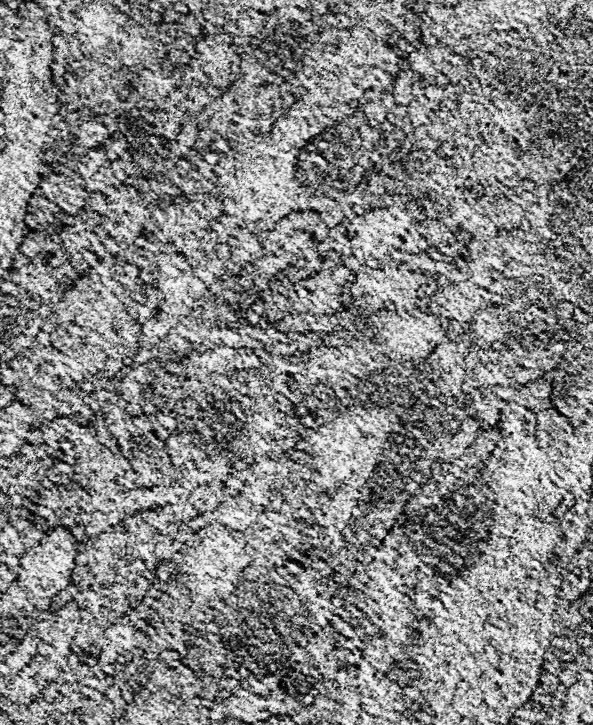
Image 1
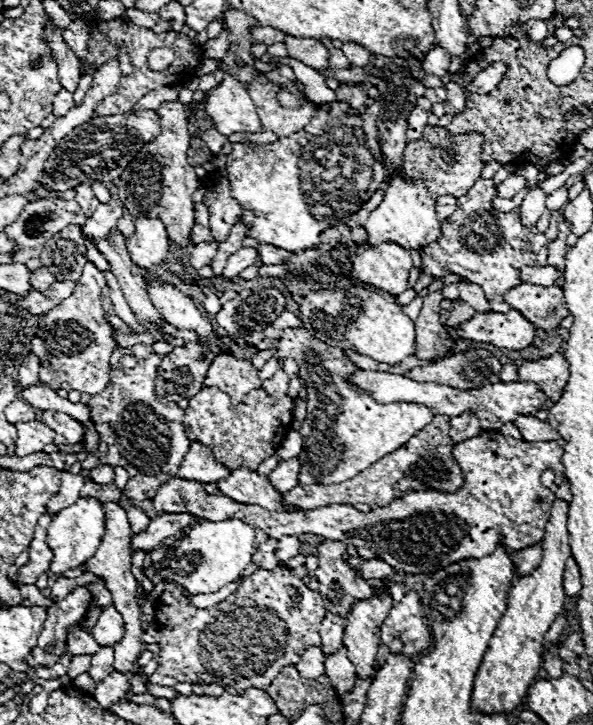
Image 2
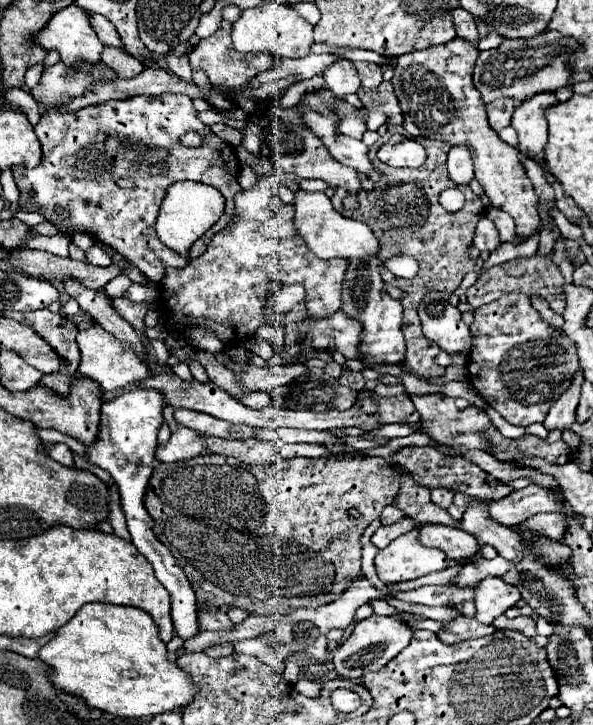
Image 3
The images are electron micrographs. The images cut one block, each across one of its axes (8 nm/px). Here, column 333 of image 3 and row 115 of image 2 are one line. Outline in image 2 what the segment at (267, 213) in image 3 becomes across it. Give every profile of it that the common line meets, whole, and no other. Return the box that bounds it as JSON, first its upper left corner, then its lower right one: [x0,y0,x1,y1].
[248,66,318,136]

